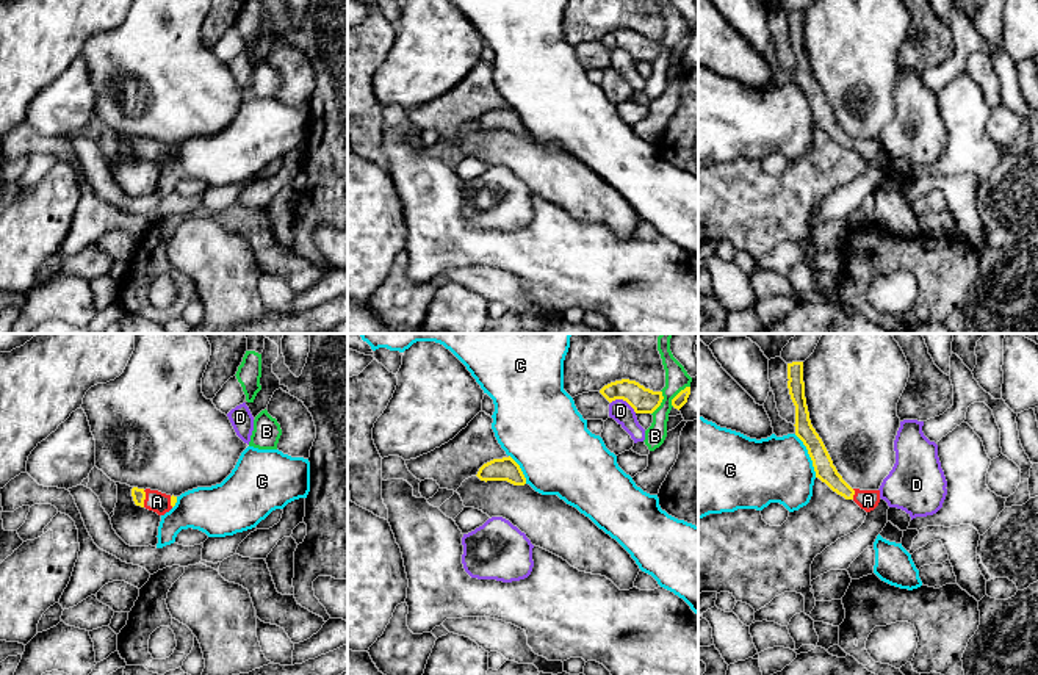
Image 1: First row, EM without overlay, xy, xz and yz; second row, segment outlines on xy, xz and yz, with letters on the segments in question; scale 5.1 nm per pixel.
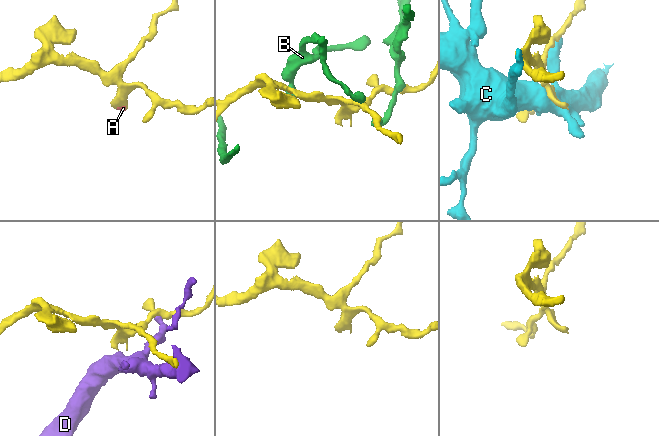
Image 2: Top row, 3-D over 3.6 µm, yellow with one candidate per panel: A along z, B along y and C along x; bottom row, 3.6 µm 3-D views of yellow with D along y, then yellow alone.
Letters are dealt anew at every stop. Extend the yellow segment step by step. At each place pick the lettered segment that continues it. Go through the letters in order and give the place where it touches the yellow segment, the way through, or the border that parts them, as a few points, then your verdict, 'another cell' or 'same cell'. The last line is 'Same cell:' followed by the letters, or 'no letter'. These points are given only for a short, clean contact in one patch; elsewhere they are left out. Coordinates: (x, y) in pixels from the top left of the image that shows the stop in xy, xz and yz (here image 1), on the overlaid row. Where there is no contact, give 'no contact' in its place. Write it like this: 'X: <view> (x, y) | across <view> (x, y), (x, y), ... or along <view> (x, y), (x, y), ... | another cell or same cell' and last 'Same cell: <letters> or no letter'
A: xy (144, 498) | across xy (138, 495), (144, 498), (157, 501) | same cell
B: xz (661, 401) | another cell
C: yz (810, 456) | another cell
D: xz (623, 400) | another cell
Same cell: A

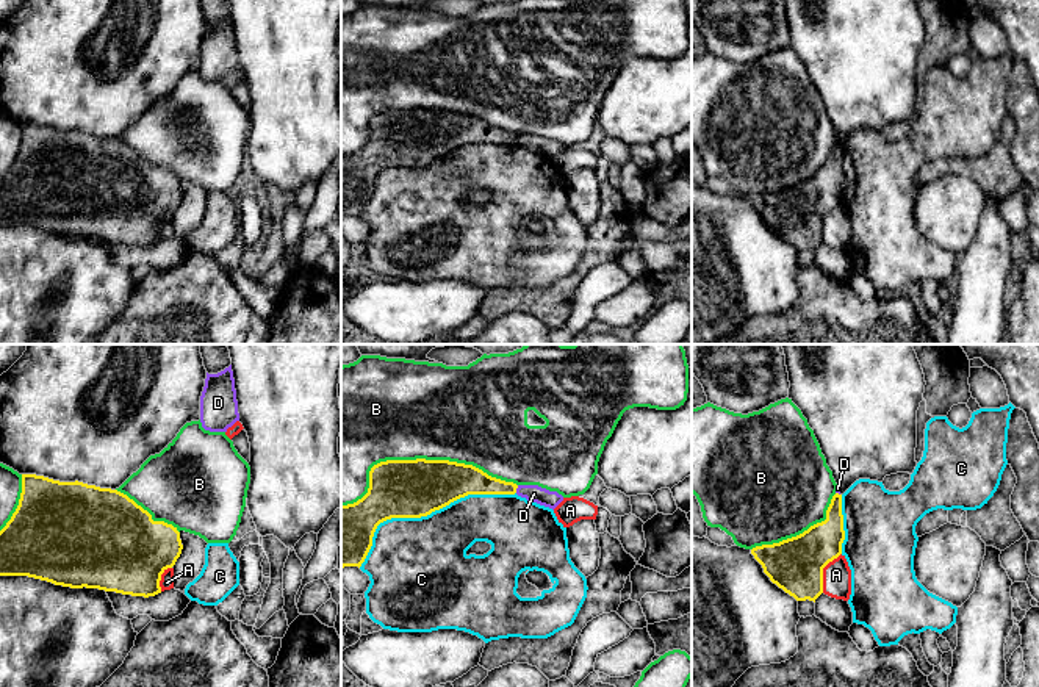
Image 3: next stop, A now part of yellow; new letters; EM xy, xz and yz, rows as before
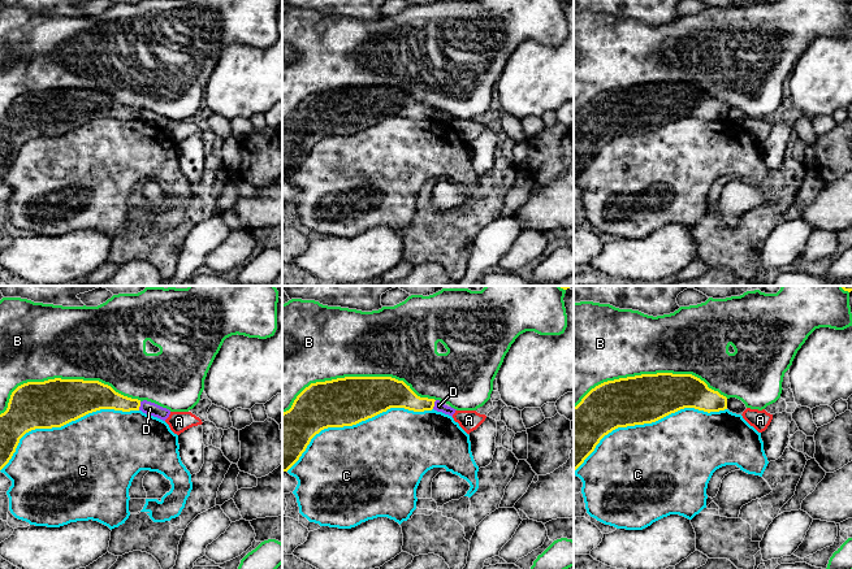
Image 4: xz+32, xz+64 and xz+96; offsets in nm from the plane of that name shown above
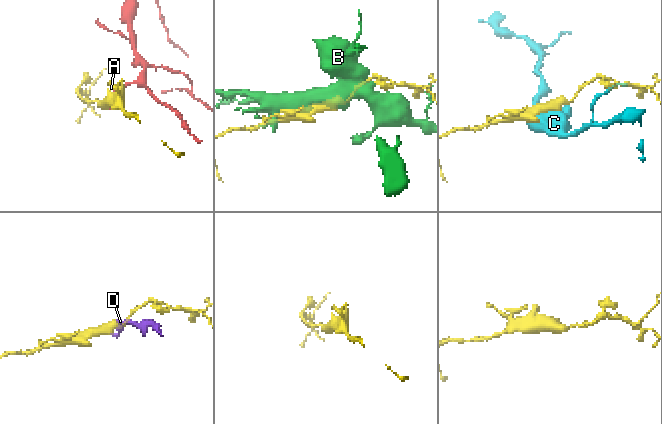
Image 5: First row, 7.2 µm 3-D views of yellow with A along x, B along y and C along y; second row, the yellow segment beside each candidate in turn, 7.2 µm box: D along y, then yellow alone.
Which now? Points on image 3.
A: yz (822, 571) | along yz (841, 553), (823, 568), (822, 592) | another cell
B: xz (420, 459) | another cell
C: xz (426, 515) | another cell
D: xz (517, 487) | along xz (518, 485), (515, 492) | another cell
Same cell: no letter

